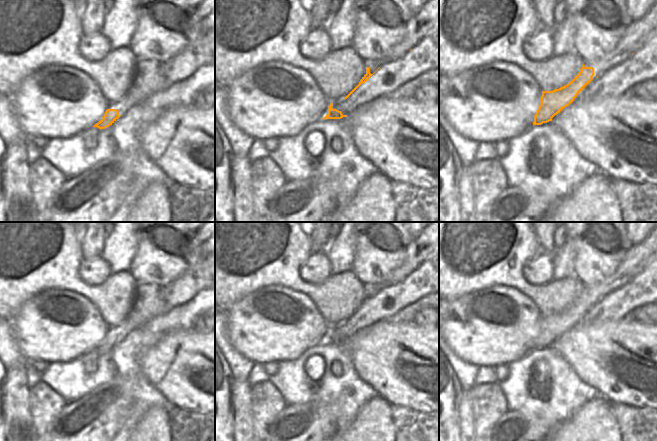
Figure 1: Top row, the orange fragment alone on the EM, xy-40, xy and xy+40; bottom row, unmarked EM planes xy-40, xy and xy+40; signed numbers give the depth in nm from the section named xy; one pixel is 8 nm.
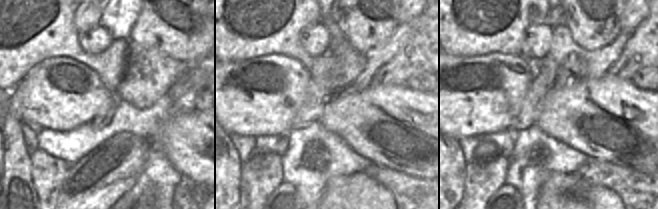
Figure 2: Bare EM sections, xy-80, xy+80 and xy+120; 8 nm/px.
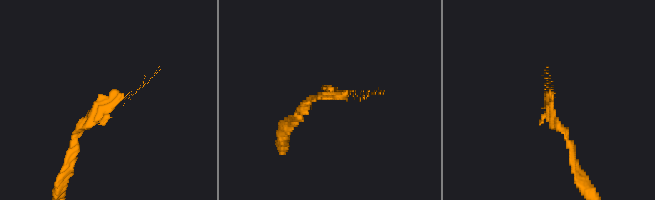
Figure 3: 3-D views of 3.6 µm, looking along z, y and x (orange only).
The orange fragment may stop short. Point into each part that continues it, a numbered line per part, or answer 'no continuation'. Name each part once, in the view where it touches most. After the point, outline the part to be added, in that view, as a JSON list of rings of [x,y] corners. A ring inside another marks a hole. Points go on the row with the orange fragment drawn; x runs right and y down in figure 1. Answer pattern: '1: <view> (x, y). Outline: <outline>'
1: xy+40 (638, 31). Outline: [[[657,1],[641,19],[630,23],[620,42],[616,45],[613,51],[601,59],[584,62],[585,67],[594,68],[594,76],[592,80],[595,80],[604,72],[617,66],[639,50],[656,26]]]

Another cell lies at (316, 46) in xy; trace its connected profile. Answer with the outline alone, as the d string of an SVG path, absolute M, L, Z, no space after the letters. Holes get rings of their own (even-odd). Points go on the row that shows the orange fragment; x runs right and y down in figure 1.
M323 27L312 29L300 44L302 55L313 61L327 57L331 51L330 38Z

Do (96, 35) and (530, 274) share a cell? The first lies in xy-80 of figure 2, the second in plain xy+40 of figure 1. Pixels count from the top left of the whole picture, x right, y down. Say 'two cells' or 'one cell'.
one cell

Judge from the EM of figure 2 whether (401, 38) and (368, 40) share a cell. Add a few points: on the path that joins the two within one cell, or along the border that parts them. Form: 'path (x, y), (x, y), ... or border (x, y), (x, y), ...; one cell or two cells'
border (401, 23), (382, 45), (368, 50); two cells

